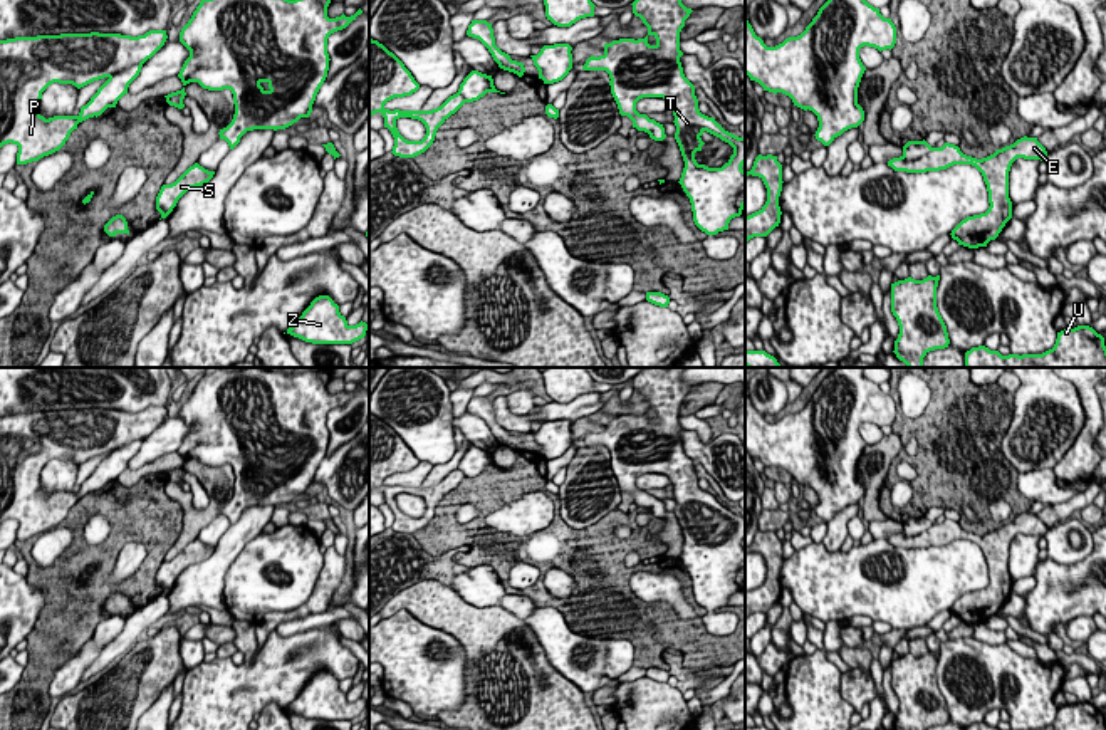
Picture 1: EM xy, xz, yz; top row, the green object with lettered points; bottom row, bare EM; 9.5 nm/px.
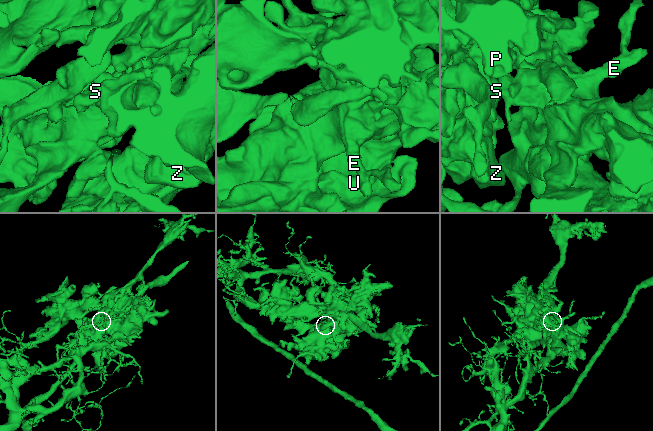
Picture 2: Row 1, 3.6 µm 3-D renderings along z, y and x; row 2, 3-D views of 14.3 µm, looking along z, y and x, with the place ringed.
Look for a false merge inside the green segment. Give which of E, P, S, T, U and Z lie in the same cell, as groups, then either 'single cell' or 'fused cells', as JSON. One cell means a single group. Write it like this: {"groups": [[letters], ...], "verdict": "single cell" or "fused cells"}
{"groups": [["E", "P", "U", "Z"], ["S", "T"]], "verdict": "fused cells"}

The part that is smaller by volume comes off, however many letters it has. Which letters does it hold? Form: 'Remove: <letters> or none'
Remove: S, T

